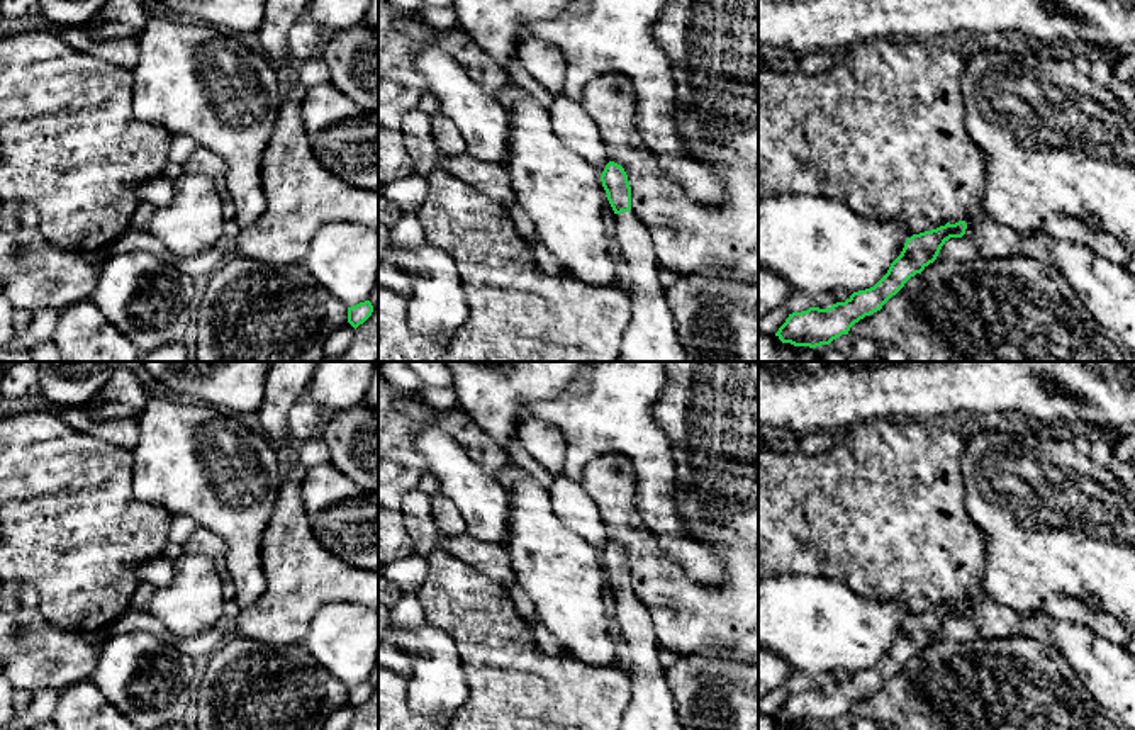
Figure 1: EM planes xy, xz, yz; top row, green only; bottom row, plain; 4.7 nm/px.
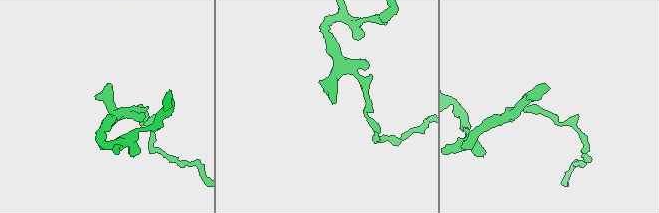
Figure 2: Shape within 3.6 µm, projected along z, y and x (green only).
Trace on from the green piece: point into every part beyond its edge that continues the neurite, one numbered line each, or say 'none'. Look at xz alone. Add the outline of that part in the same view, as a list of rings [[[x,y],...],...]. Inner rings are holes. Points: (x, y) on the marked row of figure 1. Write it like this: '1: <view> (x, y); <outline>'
1: xz (650, 335); [[[633,211],[616,214],[614,219],[616,239],[631,272],[631,319],[614,362],[687,362],[646,226]]]

